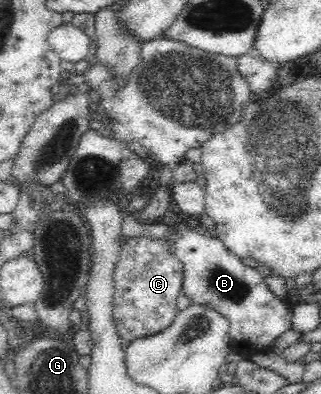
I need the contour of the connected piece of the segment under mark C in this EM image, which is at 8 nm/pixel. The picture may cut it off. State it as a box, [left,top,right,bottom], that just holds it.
[112,237,183,344]

